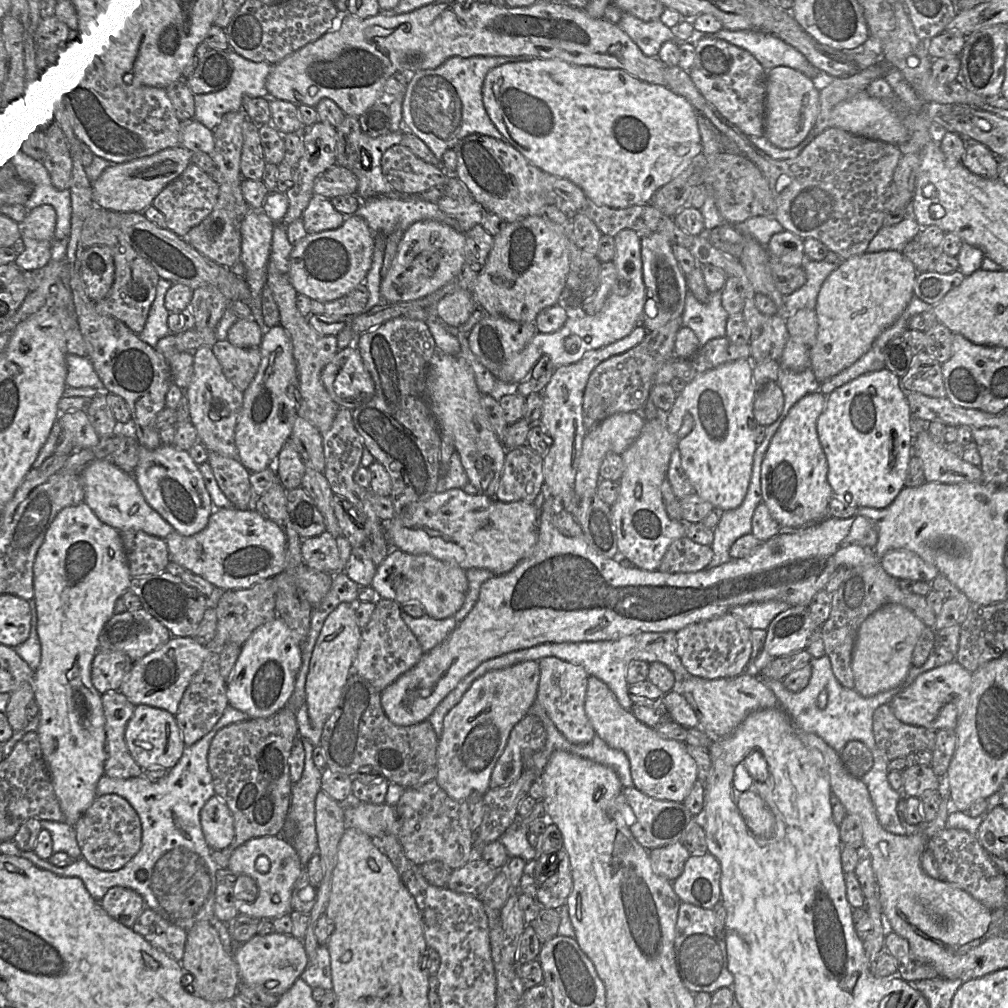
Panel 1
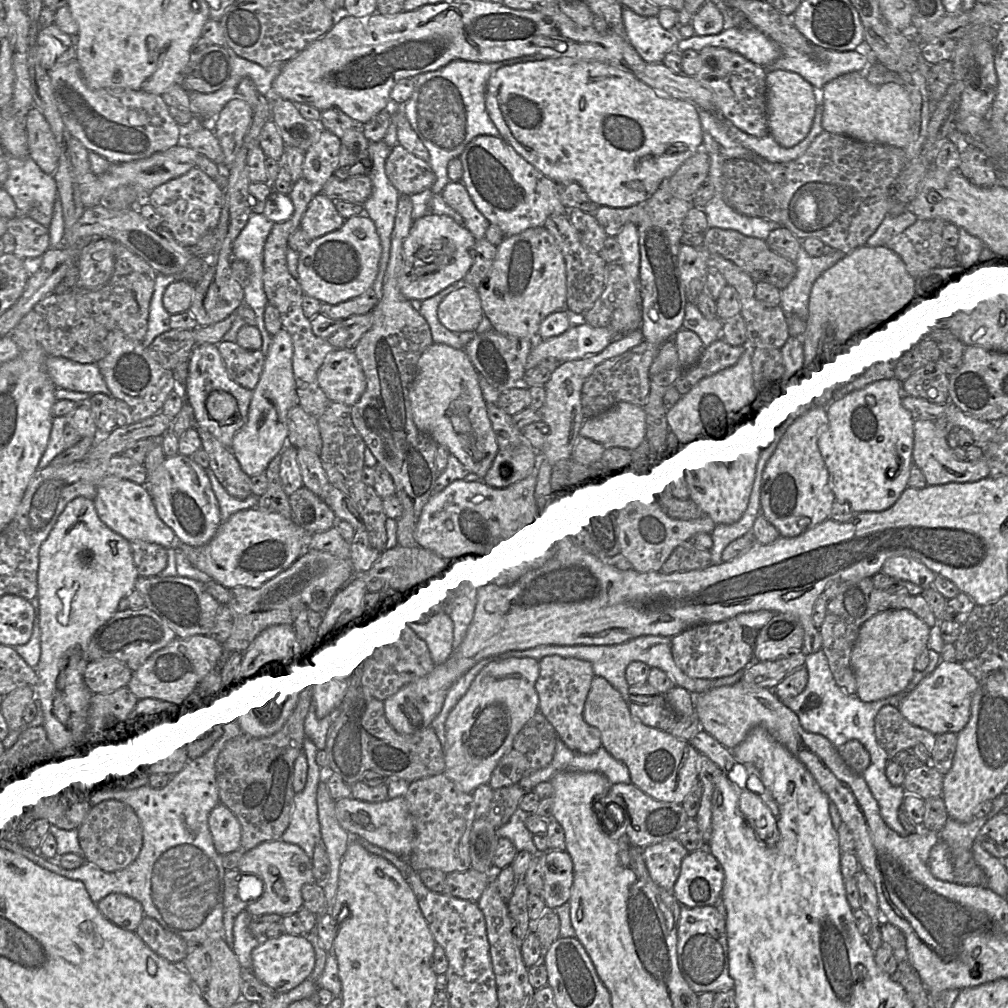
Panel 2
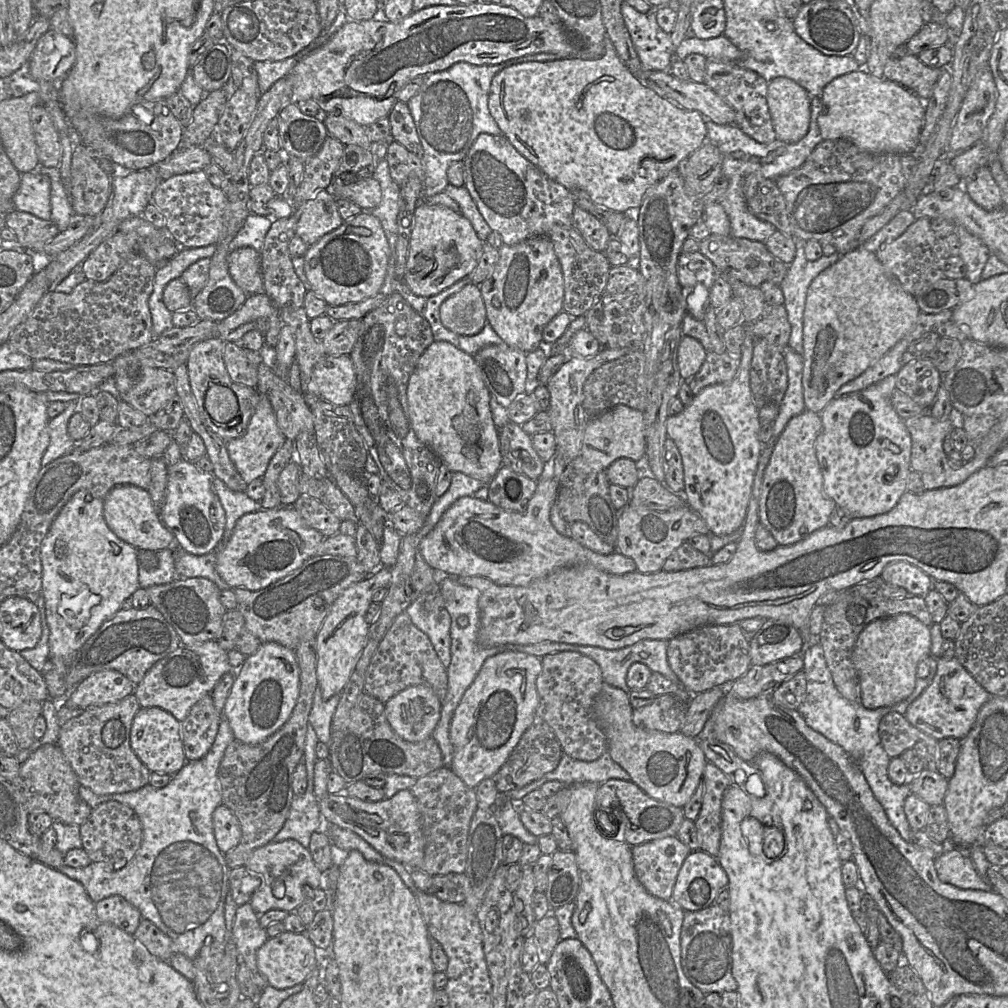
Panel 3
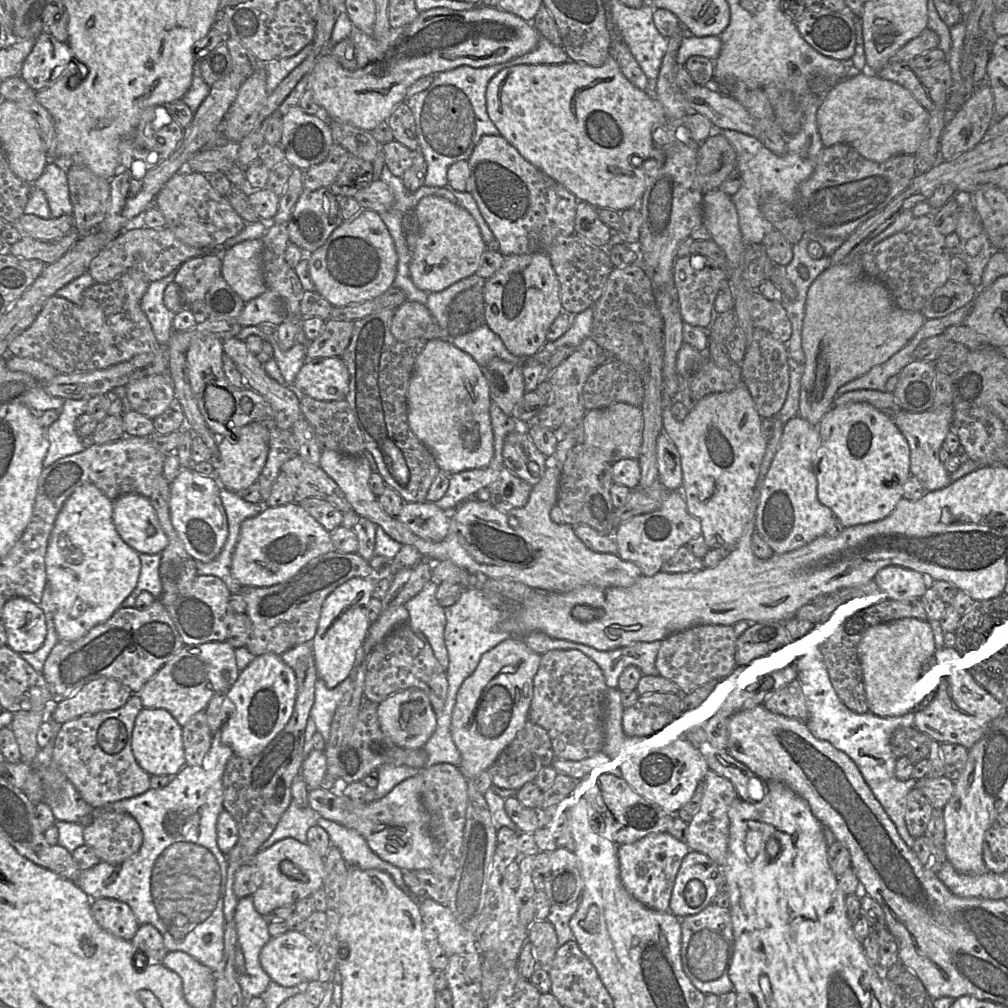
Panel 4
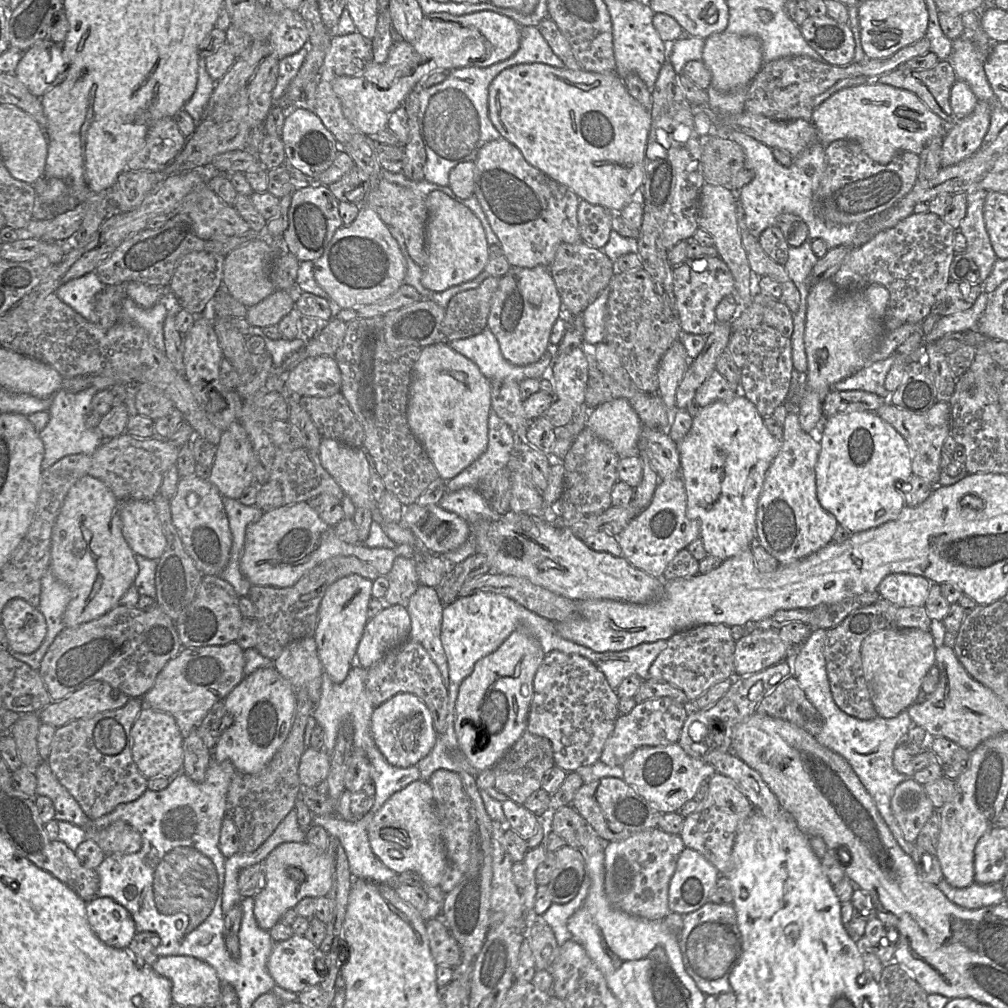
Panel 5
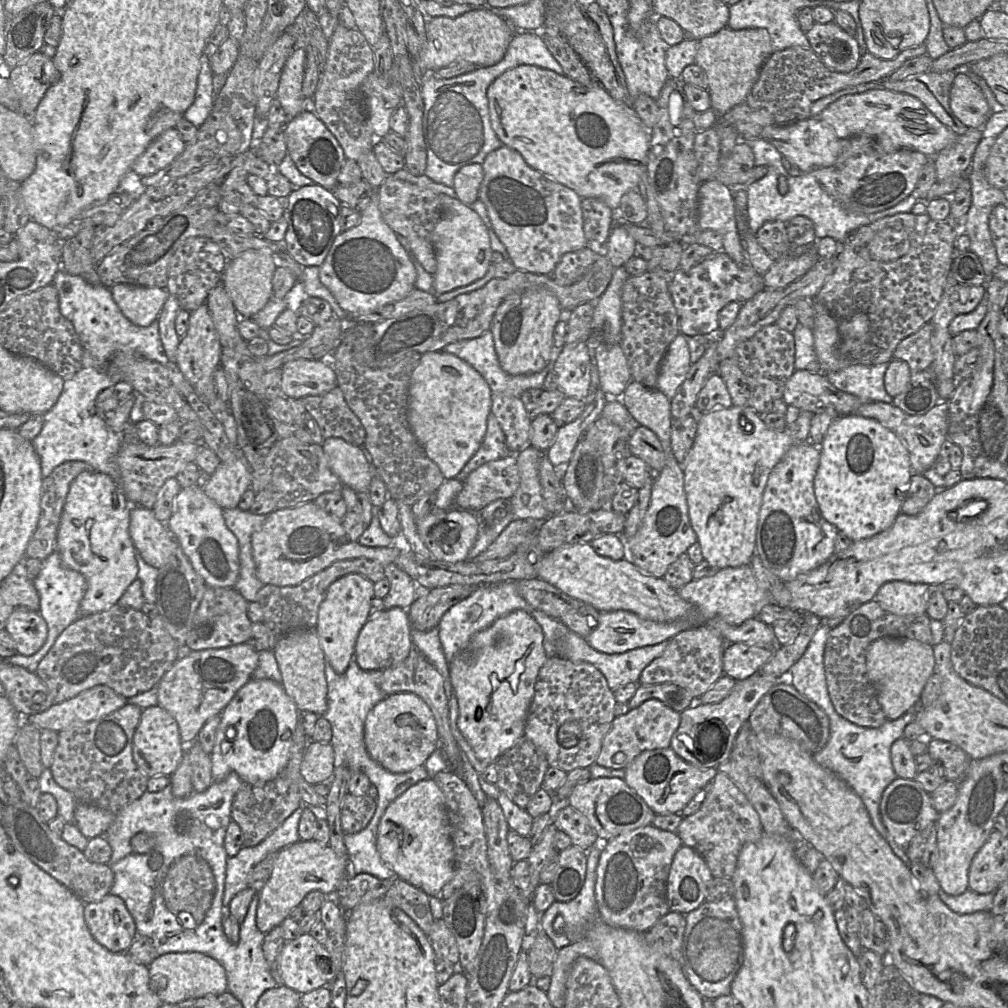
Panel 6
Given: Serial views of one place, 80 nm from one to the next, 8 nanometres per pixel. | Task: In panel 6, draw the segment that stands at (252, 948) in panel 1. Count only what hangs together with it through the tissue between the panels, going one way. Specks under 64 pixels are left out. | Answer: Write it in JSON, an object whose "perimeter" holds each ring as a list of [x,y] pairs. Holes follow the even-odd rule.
{"perimeter":[[[310,934],[285,942],[278,958],[283,985],[302,995],[331,984],[331,963],[330,972],[326,972],[320,968],[319,958],[329,959],[328,953]]]}

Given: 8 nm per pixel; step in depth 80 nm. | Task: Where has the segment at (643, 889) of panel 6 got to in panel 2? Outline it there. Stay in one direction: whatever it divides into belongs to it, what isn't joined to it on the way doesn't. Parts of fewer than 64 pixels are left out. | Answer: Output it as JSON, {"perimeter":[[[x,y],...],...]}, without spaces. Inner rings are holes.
{"perimeter":[[[678,839],[665,840],[642,850],[651,879],[667,891],[672,891],[680,874],[682,860],[688,853]]]}

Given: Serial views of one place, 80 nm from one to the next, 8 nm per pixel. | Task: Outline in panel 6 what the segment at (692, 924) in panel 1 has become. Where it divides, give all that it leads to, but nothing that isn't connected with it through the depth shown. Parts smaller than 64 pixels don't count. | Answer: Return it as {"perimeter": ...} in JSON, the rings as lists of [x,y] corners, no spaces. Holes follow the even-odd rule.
{"perimeter":[[[734,897],[718,902],[704,901],[685,915],[682,970],[703,999],[714,1000],[731,994],[731,982],[740,970],[745,956],[743,926]]]}

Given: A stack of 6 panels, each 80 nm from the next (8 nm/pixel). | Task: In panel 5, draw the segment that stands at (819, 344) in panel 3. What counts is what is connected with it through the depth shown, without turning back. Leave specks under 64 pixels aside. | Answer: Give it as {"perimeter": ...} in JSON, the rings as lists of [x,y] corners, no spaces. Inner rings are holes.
{"perimeter":[[[831,278],[811,286],[804,332],[808,369],[804,376],[804,395],[799,402],[798,419],[802,430],[816,441],[821,439],[814,429],[824,420],[822,405],[834,385],[871,363],[895,354],[897,347],[920,329],[920,323],[905,323],[893,331],[884,332],[881,321],[889,298],[887,288],[879,284],[846,293],[840,292]]]}

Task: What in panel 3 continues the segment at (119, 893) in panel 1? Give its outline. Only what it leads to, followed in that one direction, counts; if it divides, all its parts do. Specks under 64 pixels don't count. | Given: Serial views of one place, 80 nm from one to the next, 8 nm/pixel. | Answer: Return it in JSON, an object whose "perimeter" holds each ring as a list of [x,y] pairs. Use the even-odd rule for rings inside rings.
{"perimeter":[[[110,896],[95,904],[98,918],[134,935],[142,920],[137,908],[120,896]]]}

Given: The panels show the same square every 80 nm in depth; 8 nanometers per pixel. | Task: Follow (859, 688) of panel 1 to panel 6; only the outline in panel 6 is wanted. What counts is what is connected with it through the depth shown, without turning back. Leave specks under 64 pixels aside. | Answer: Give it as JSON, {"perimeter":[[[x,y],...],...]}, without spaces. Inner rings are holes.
{"perimeter":[[[883,637],[869,646],[866,654],[868,677],[888,720],[895,720],[918,707],[922,690],[934,673],[933,652],[932,645],[906,638]]]}

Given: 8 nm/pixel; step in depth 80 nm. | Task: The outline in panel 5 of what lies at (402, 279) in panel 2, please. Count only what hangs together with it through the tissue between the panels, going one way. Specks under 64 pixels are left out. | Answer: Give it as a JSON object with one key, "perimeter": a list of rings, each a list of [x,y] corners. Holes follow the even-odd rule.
{"perimeter":[[[432,191],[425,198],[428,220],[425,230],[426,264],[421,284],[430,291],[442,292],[469,282],[480,275],[489,261],[489,244],[482,223],[465,205],[442,191]]]}

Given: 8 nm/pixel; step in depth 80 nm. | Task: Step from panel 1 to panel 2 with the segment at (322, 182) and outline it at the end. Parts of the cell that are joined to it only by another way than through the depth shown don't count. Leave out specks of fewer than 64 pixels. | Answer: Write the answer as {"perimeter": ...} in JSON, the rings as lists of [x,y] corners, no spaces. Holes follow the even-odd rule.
{"perimeter":[[[332,175],[325,183],[321,193],[332,200],[363,205],[372,193],[372,182],[366,175],[353,176],[345,180]]]}

